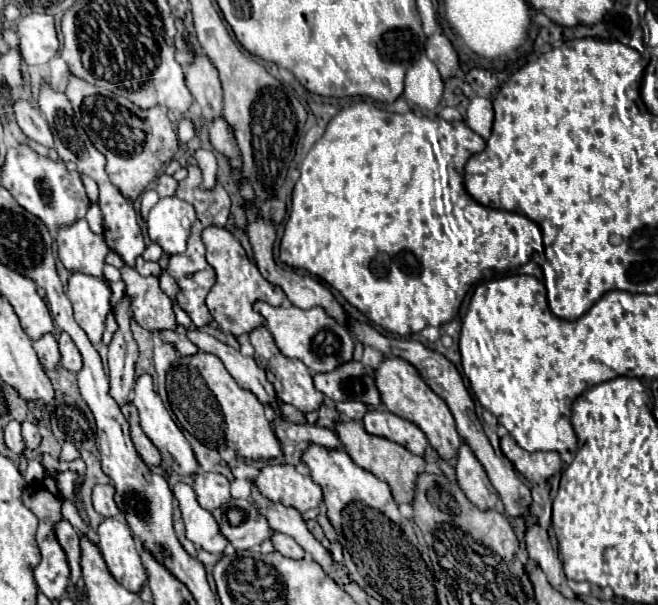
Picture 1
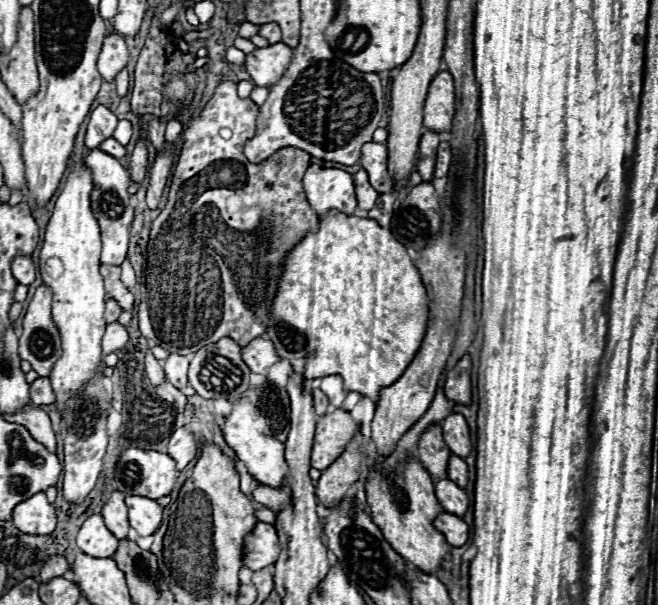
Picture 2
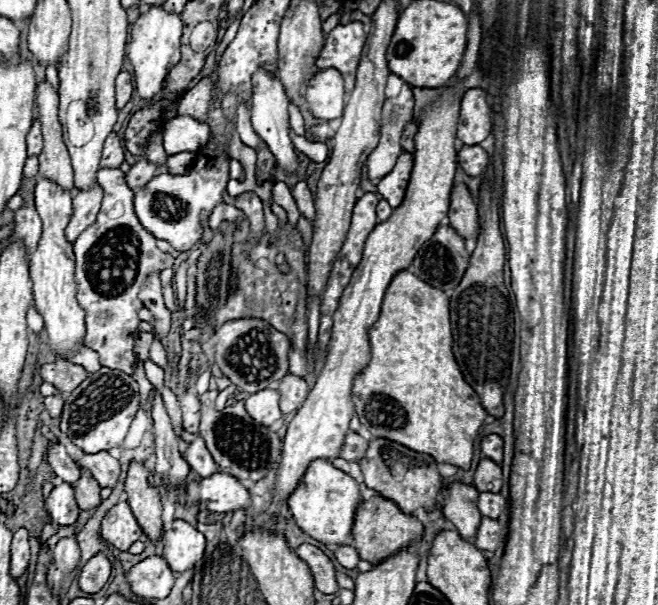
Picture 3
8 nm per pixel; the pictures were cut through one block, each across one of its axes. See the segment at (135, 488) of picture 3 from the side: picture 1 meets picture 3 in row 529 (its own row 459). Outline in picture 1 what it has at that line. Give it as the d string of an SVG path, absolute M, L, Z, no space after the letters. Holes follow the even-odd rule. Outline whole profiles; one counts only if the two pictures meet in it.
M126 404L122 408L122 414L126 416L128 424L130 424L130 436L132 436L132 442L136 446L136 452L140 454L140 458L144 460L146 466L160 466L162 462L162 456L160 456L160 450L144 436L142 428L140 428L140 422L138 422L138 416L136 416L136 408L132 408L132 404Z

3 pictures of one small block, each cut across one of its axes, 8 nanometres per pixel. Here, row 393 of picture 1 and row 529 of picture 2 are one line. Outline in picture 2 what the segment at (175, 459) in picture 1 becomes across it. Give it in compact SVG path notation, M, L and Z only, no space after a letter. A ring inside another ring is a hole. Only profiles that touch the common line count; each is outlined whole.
M126 496L126 506L128 506L128 516L130 516L130 526L140 534L140 536L150 536L158 530L162 522L162 506L144 496Z

